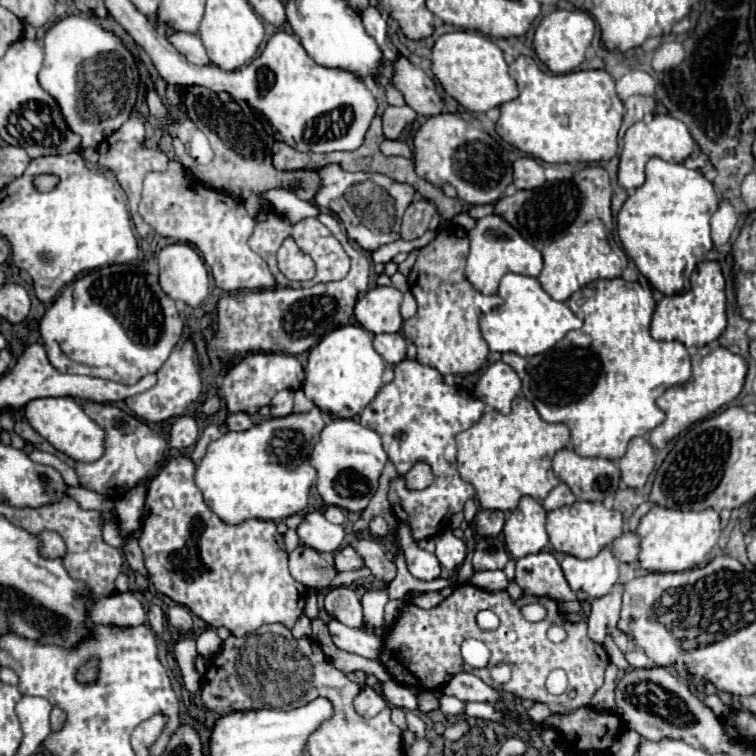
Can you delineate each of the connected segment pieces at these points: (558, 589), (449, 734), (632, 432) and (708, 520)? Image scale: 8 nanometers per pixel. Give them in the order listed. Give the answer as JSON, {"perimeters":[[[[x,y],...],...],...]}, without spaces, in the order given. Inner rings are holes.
{"perimeters":[[[[538,552],[516,560],[516,584],[530,596],[548,596],[556,600],[558,612],[566,622],[580,622],[584,610],[576,594],[570,590],[560,564],[550,552]]],[[[456,720],[454,724],[450,724],[450,726],[444,730],[442,738],[446,738],[446,740],[460,740],[460,738],[466,736],[468,732],[470,732],[468,720]]],[[[622,278],[596,280],[574,292],[566,304],[574,314],[588,314],[584,326],[568,332],[552,350],[528,358],[522,392],[546,422],[564,422],[570,428],[576,454],[618,460],[634,436],[646,436],[662,424],[664,412],[656,406],[656,398],[666,388],[684,384],[692,376],[690,356],[684,344],[660,342],[650,336],[650,318],[656,302],[652,290],[642,288],[638,282],[626,282]]],[[[652,506],[650,512],[638,524],[640,536],[640,566],[648,572],[682,572],[696,566],[704,566],[712,548],[720,538],[718,512],[708,508],[702,512],[680,512],[662,506]]]]}

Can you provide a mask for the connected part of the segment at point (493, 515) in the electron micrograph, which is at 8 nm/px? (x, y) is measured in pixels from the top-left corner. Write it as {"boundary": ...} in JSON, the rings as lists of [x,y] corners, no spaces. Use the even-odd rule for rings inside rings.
{"boundary":[[[478,510],[474,522],[476,522],[476,532],[480,536],[498,536],[504,528],[504,512],[500,512],[500,510]]]}

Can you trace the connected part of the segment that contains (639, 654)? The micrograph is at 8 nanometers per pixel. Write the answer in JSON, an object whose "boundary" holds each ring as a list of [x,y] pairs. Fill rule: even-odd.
{"boundary":[[[634,648],[634,650],[628,650],[624,656],[632,668],[650,668],[652,666],[652,660],[648,660],[648,656],[642,650]]]}

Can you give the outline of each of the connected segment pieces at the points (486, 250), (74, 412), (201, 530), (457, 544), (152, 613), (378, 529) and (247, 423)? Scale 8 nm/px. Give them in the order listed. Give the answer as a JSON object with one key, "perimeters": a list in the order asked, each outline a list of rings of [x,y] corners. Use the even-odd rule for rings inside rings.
{"perimeters":[[[[496,214],[480,218],[476,228],[468,232],[468,238],[470,254],[466,264],[466,278],[482,294],[496,294],[500,278],[508,272],[538,276],[542,270],[542,254],[532,244],[528,244],[506,220],[502,220]]],[[[36,398],[24,406],[28,424],[46,438],[58,452],[64,452],[78,462],[94,462],[104,454],[104,432],[92,422],[74,398]]],[[[190,456],[172,458],[150,482],[146,504],[142,512],[142,534],[138,544],[144,552],[144,566],[158,592],[166,594],[174,602],[188,606],[212,628],[226,626],[234,636],[246,636],[262,624],[282,622],[288,628],[304,612],[306,586],[296,582],[288,570],[288,552],[284,548],[282,534],[272,520],[246,520],[242,524],[222,522],[204,502],[202,492],[194,484],[196,464]]],[[[444,530],[440,536],[434,536],[436,542],[436,558],[448,570],[456,570],[462,566],[466,558],[466,544],[452,534],[452,530]]],[[[150,606],[148,610],[148,622],[150,622],[150,628],[154,634],[162,636],[164,632],[164,612],[160,606]]],[[[372,518],[370,520],[370,532],[374,538],[382,538],[388,534],[388,526],[386,526],[386,520],[384,518]]],[[[228,414],[226,426],[228,426],[228,430],[248,430],[250,426],[254,426],[254,422],[248,414]]]]}

